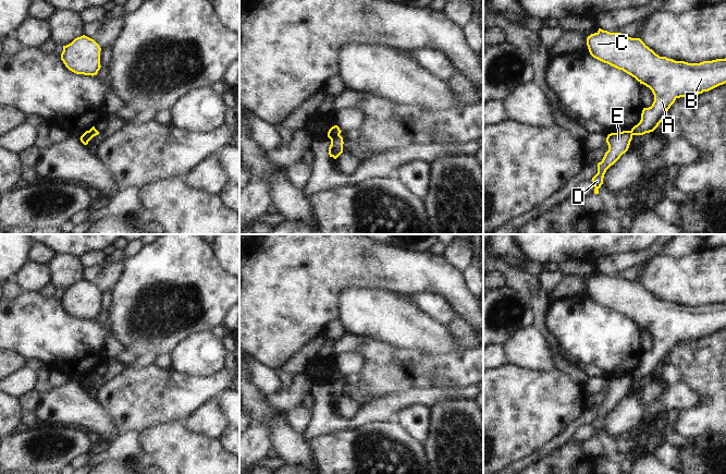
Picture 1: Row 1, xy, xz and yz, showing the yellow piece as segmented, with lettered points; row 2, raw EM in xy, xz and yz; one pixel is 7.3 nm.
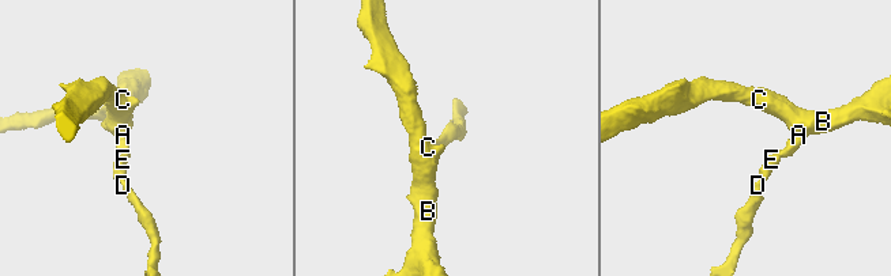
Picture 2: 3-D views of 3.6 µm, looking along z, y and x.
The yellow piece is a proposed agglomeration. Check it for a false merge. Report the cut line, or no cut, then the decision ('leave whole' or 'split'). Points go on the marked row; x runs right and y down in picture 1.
xz (339, 134), (330, 138) | split

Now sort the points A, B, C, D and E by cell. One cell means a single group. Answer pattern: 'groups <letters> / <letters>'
groups A B C / D E

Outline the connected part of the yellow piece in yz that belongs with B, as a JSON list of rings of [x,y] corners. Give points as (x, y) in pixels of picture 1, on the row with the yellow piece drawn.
[[[601,28],[588,36],[587,46],[593,58],[623,70],[652,90],[654,101],[651,107],[643,108],[640,122],[630,131],[632,135],[653,132],[667,117],[668,109],[677,98],[696,96],[726,83],[726,58],[700,63],[675,61],[660,57],[640,38],[631,38],[622,33],[610,33]]]

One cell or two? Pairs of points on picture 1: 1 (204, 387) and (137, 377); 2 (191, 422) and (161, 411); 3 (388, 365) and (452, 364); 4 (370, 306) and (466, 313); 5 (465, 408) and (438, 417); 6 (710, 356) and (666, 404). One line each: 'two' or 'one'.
1: one
2: two
3: one
4: two
5: one
6: two

